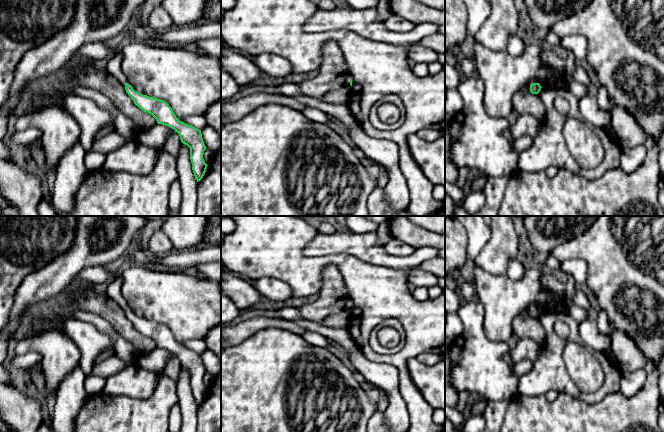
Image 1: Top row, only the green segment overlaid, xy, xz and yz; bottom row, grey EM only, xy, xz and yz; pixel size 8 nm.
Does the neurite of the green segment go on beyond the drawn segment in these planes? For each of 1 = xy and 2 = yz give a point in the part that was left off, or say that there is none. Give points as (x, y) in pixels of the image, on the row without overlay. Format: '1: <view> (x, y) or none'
1: xy (114, 289)
2: none

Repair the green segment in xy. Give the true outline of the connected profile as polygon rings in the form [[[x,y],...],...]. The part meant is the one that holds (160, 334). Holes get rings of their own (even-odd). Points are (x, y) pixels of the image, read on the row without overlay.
[[[121,271],[107,285],[105,293],[120,304],[125,310],[126,317],[131,321],[136,330],[144,336],[151,338],[158,348],[168,350],[179,358],[181,366],[190,372],[192,394],[195,403],[199,406],[203,402],[208,390],[203,383],[206,370],[202,362],[201,354],[180,345],[167,326],[135,315],[127,307],[122,297],[124,278],[120,276],[120,273]]]

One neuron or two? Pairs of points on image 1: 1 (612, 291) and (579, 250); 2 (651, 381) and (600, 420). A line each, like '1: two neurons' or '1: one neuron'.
1: one neuron
2: one neuron

